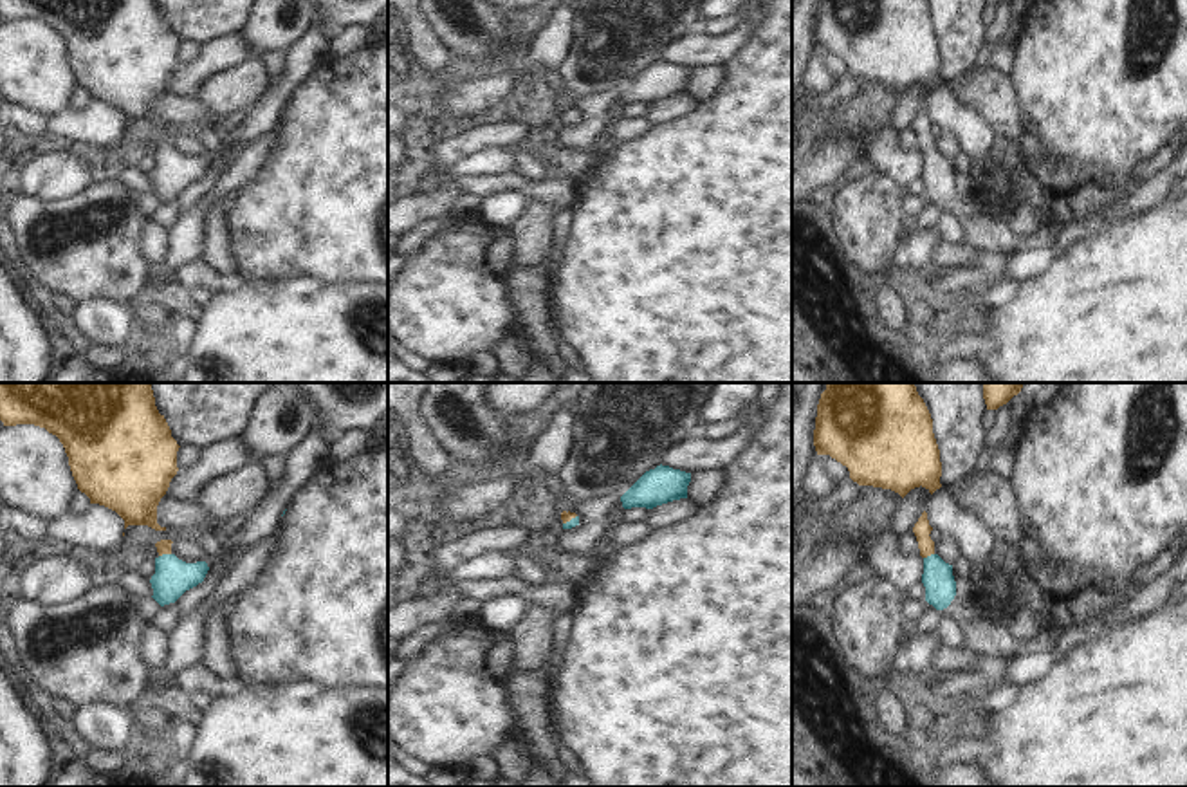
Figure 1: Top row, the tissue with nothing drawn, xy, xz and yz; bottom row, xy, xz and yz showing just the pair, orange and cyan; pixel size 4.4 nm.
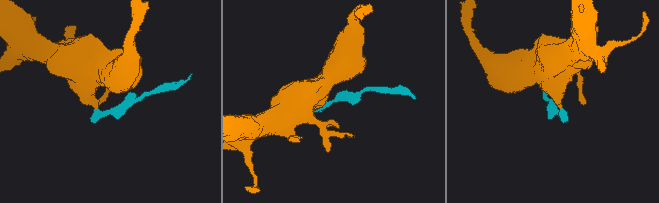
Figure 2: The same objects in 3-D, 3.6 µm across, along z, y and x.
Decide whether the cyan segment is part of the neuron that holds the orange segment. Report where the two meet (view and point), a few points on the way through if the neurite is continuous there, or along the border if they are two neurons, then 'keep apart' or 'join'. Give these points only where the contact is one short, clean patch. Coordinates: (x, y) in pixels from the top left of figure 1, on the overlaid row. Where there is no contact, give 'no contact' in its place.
meets orange in xy at (165, 553); runs through xy (165, 546), (165, 553), (172, 578); join

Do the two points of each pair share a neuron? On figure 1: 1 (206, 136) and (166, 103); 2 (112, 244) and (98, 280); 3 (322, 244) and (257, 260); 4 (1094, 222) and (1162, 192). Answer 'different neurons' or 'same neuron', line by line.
1: different neurons
2: same neuron
3: same neuron
4: same neuron

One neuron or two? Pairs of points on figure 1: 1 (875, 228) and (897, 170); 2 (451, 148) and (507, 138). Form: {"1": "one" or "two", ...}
{"1": "two", "2": "one"}

